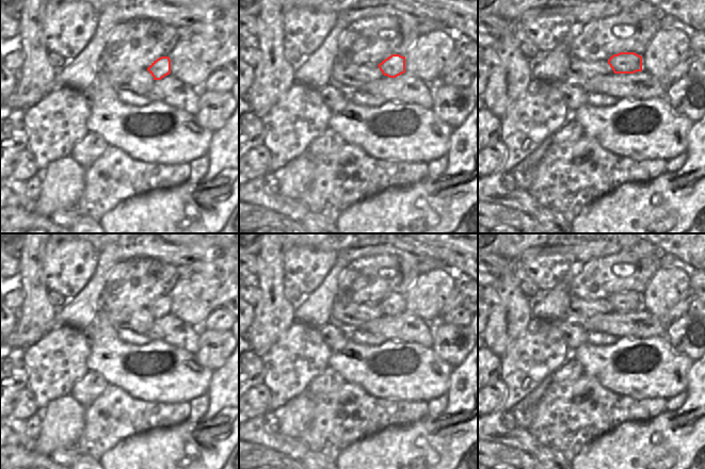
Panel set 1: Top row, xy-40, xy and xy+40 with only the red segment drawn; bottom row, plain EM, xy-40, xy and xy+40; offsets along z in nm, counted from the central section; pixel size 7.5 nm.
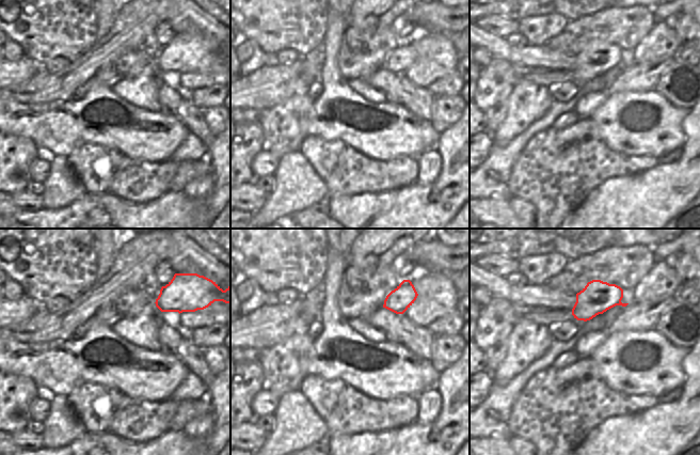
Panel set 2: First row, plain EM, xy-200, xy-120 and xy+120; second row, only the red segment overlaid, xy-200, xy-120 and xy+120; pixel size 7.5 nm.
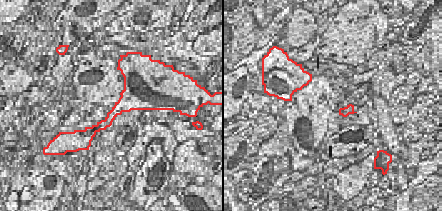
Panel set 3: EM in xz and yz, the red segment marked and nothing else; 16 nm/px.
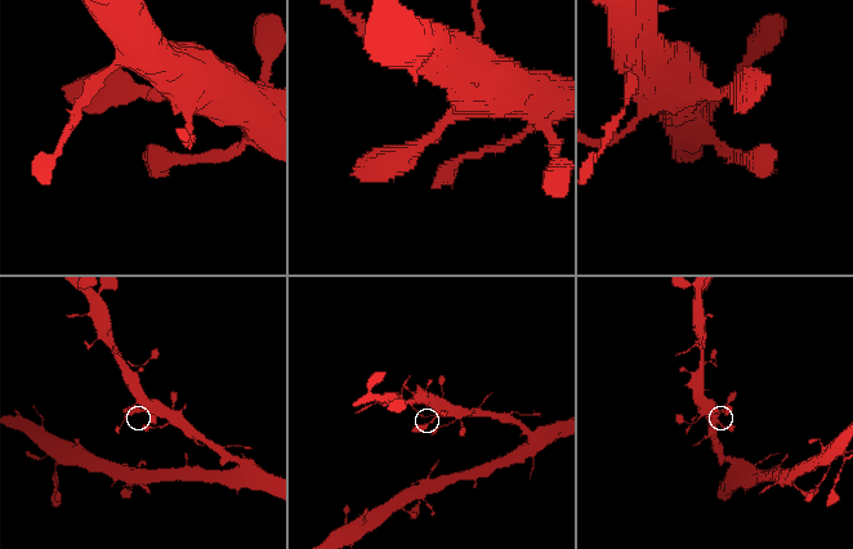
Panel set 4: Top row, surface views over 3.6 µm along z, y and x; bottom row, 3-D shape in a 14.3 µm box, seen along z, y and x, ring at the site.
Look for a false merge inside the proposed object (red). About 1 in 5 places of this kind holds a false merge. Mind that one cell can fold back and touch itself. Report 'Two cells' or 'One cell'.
One cell.

